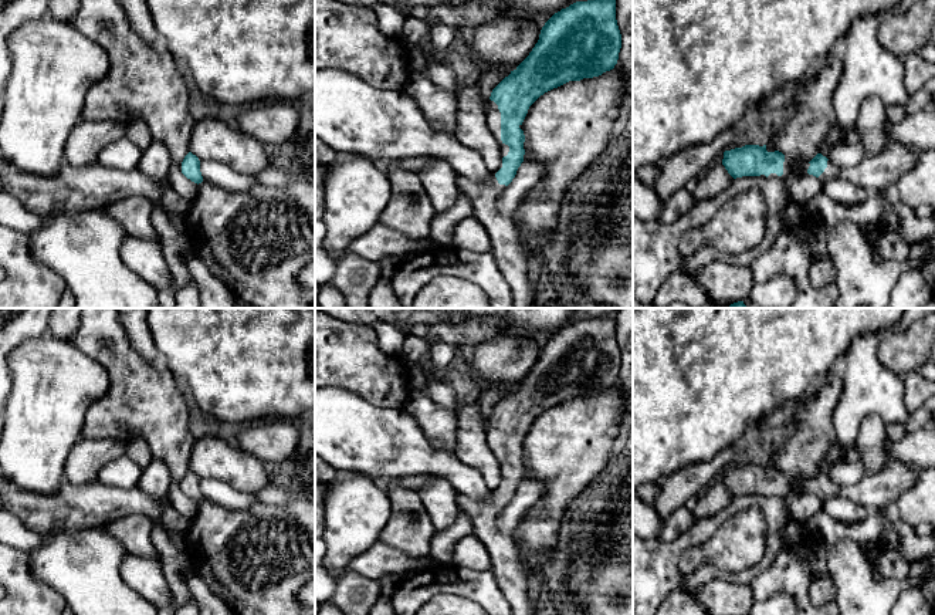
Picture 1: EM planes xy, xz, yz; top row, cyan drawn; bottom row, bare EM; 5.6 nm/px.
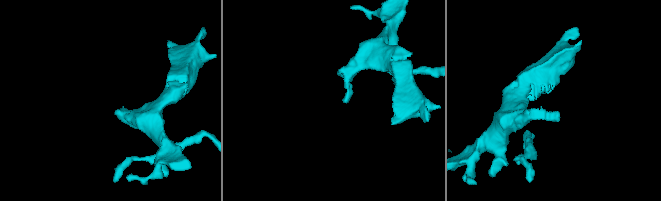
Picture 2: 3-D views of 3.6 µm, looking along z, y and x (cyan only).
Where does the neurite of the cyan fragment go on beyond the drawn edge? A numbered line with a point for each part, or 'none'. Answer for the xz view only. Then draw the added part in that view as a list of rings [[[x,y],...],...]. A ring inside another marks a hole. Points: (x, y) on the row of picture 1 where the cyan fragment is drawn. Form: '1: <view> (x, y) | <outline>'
1: xz (493, 112) | [[[491,99],[488,102],[488,109],[487,109],[487,124],[492,136],[495,138],[495,141],[501,148],[501,156],[502,158],[507,156],[509,152],[509,146],[501,141],[501,112],[498,109],[498,105]]]

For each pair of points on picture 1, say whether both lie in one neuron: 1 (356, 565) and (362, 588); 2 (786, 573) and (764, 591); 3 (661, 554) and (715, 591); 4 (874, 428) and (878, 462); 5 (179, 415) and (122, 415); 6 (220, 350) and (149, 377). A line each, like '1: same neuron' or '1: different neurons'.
1: different neurons
2: same neuron
3: different neurons
4: same neuron
5: same neuron
6: different neurons

